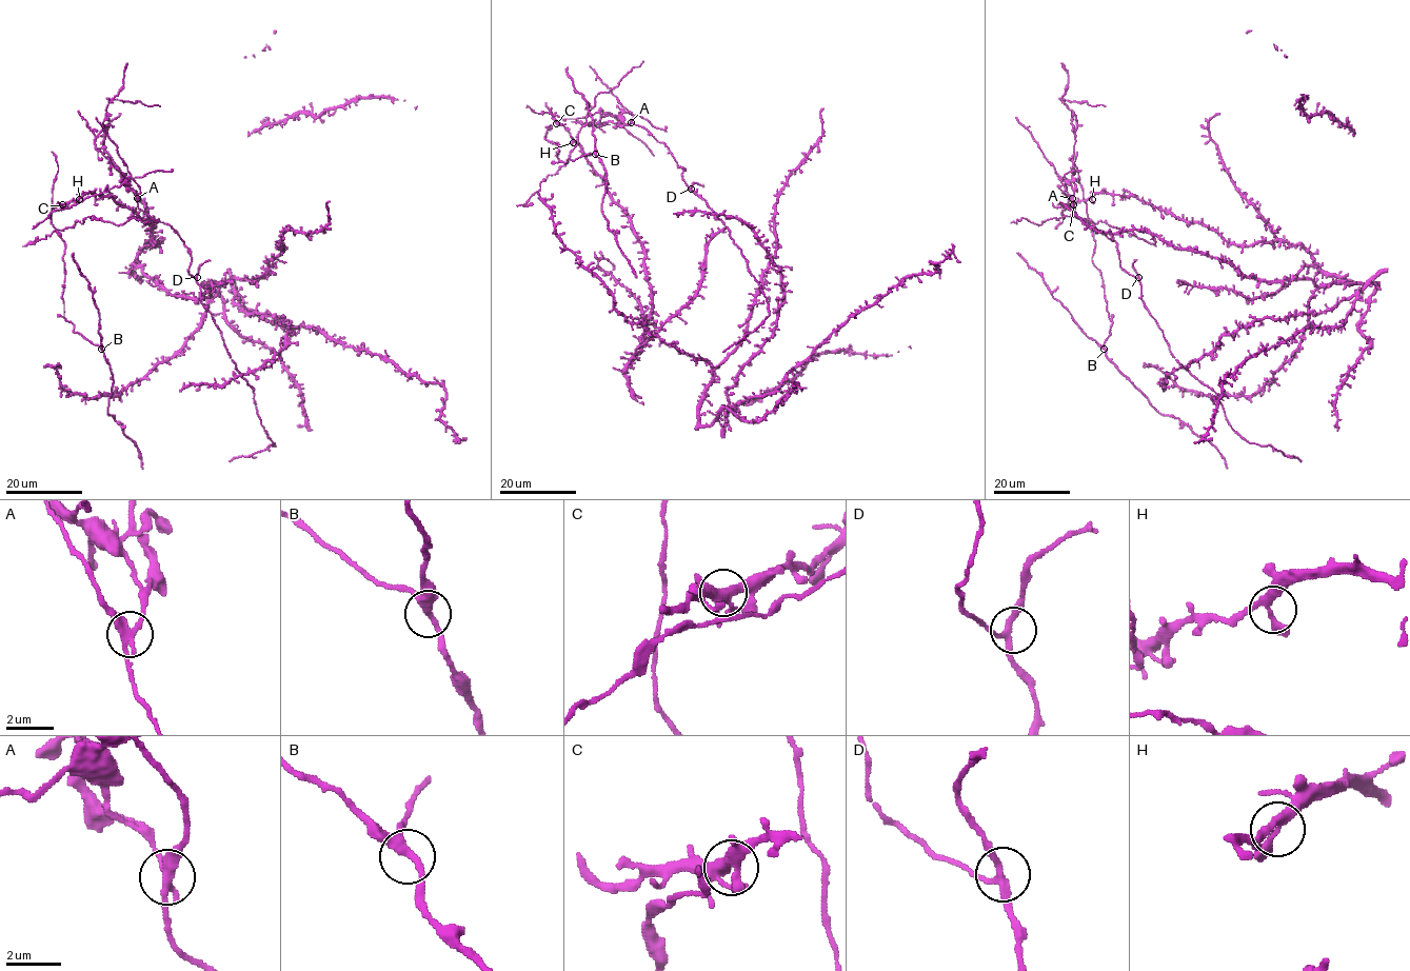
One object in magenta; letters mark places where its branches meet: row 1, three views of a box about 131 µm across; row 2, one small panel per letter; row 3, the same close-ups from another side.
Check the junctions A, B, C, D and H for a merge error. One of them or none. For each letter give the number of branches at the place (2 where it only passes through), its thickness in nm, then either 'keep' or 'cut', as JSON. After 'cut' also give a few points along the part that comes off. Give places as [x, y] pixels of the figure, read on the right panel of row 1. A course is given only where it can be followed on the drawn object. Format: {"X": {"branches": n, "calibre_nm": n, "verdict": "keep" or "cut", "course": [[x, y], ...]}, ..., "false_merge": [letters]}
{"A": {"branches": 3, "calibre_nm": 300, "verdict": "cut", "course": [[1071, 198], [1075, 114], [1064, 100], [1105, 106]]}, "B": {"branches": 3, "calibre_nm": 280, "verdict": "keep"}, "C": {"branches": 3, "calibre_nm": 320, "verdict": "keep"}, "D": {"branches": 3, "calibre_nm": 240, "verdict": "keep"}, "H": {"branches": 3, "calibre_nm": 280, "verdict": "keep"}, "false_merge": ["A"]}

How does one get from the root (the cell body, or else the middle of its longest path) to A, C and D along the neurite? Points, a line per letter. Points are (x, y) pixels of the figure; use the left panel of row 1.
A: (191, 262), (191, 251), (176, 231), (141, 211), (137, 198)
C: (191, 262), (191, 251), (176, 231), (141, 211), (124, 183), (68, 209), (62, 204)
D: (191, 262), (189, 272), (197, 277)

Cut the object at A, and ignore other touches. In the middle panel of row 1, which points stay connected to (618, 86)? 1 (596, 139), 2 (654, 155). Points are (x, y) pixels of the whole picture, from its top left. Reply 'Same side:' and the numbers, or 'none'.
Same side: 1

